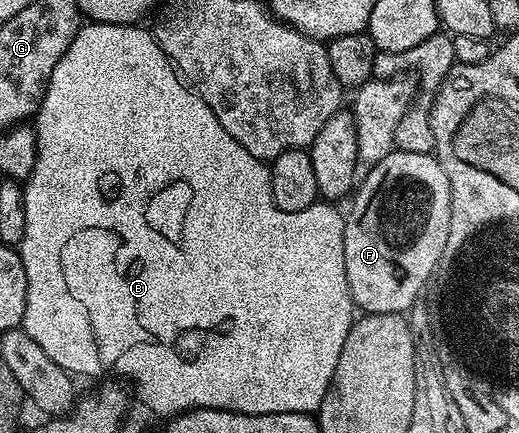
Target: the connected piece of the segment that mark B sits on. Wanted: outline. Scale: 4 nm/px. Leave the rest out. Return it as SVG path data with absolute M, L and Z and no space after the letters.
M89 21L81 25L80 31L74 36L70 48L58 60L54 72L48 81L48 90L40 101L40 109L34 118L34 129L36 131L36 163L32 169L32 175L23 183L24 199L26 200L26 228L18 247L18 253L22 264L26 268L26 312L22 329L58 364L62 369L71 372L73 375L85 374L88 378L99 379L101 376L119 376L121 379L133 378L137 382L134 394L141 398L150 409L156 414L163 416L175 416L183 414L185 410L191 410L197 406L202 408L214 408L215 410L233 410L236 414L281 414L282 412L294 412L295 414L312 414L319 411L322 400L328 391L328 385L332 382L334 368L338 368L338 356L342 356L342 344L346 344L346 336L352 331L354 321L354 303L350 296L350 288L346 280L346 260L344 259L344 219L345 215L335 210L335 205L324 200L317 200L310 208L302 212L282 212L274 204L272 199L272 172L259 158L250 156L238 140L234 140L218 124L212 109L203 102L196 94L196 91L189 88L182 81L177 69L162 52L162 48L156 43L156 36L151 29L143 25L133 24L123 26L122 24L106 24L105 22Z

